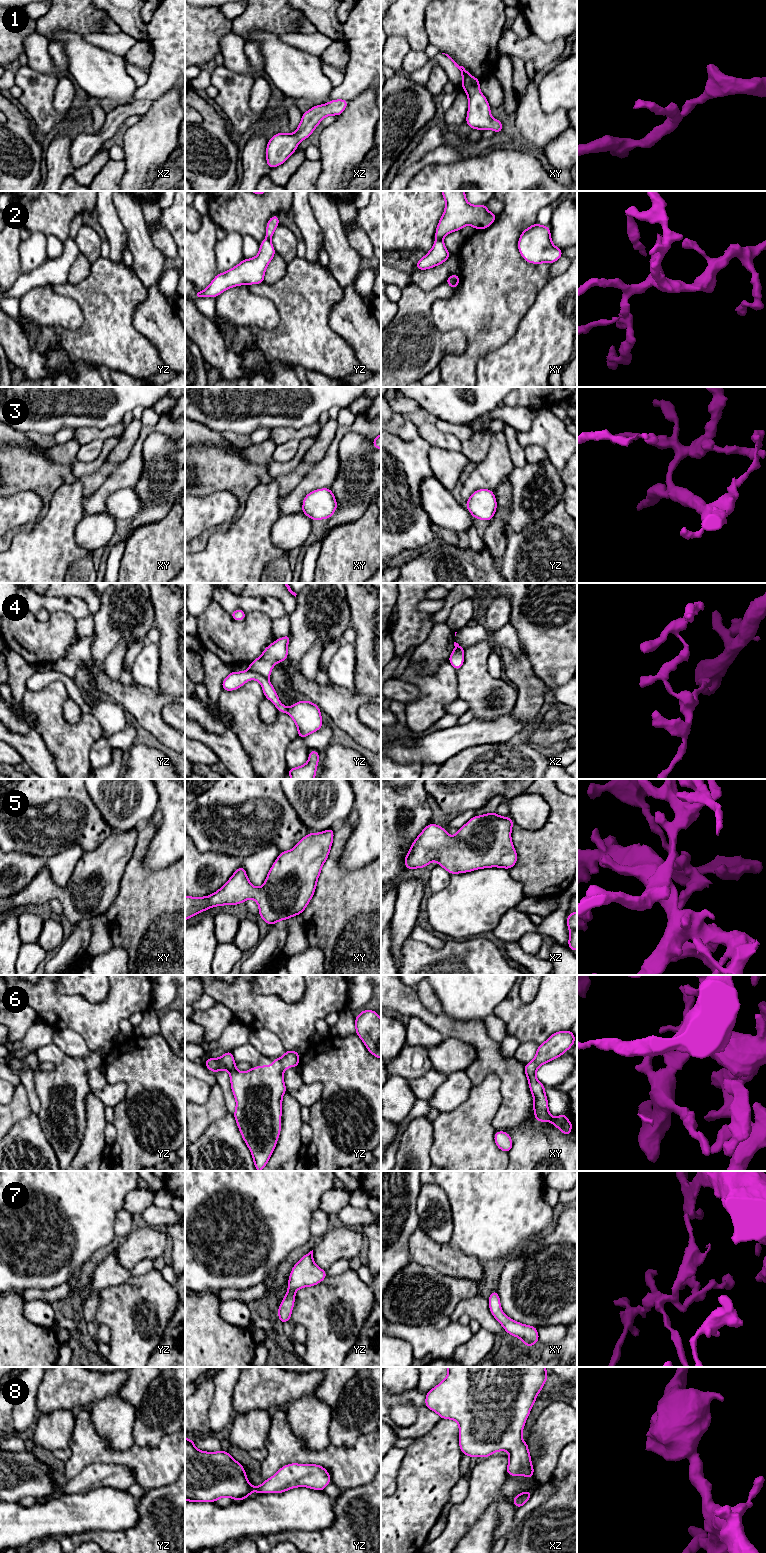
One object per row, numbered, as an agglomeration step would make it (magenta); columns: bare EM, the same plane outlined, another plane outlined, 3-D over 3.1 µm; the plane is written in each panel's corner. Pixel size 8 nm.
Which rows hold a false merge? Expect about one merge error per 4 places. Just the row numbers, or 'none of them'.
2, 4

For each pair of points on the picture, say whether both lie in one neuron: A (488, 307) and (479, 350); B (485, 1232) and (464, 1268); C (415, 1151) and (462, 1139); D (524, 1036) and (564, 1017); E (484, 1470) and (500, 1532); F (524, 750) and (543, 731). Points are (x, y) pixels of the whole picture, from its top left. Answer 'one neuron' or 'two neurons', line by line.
A: one neuron
B: two neurons
C: two neurons
D: one neuron
E: one neuron
F: two neurons

